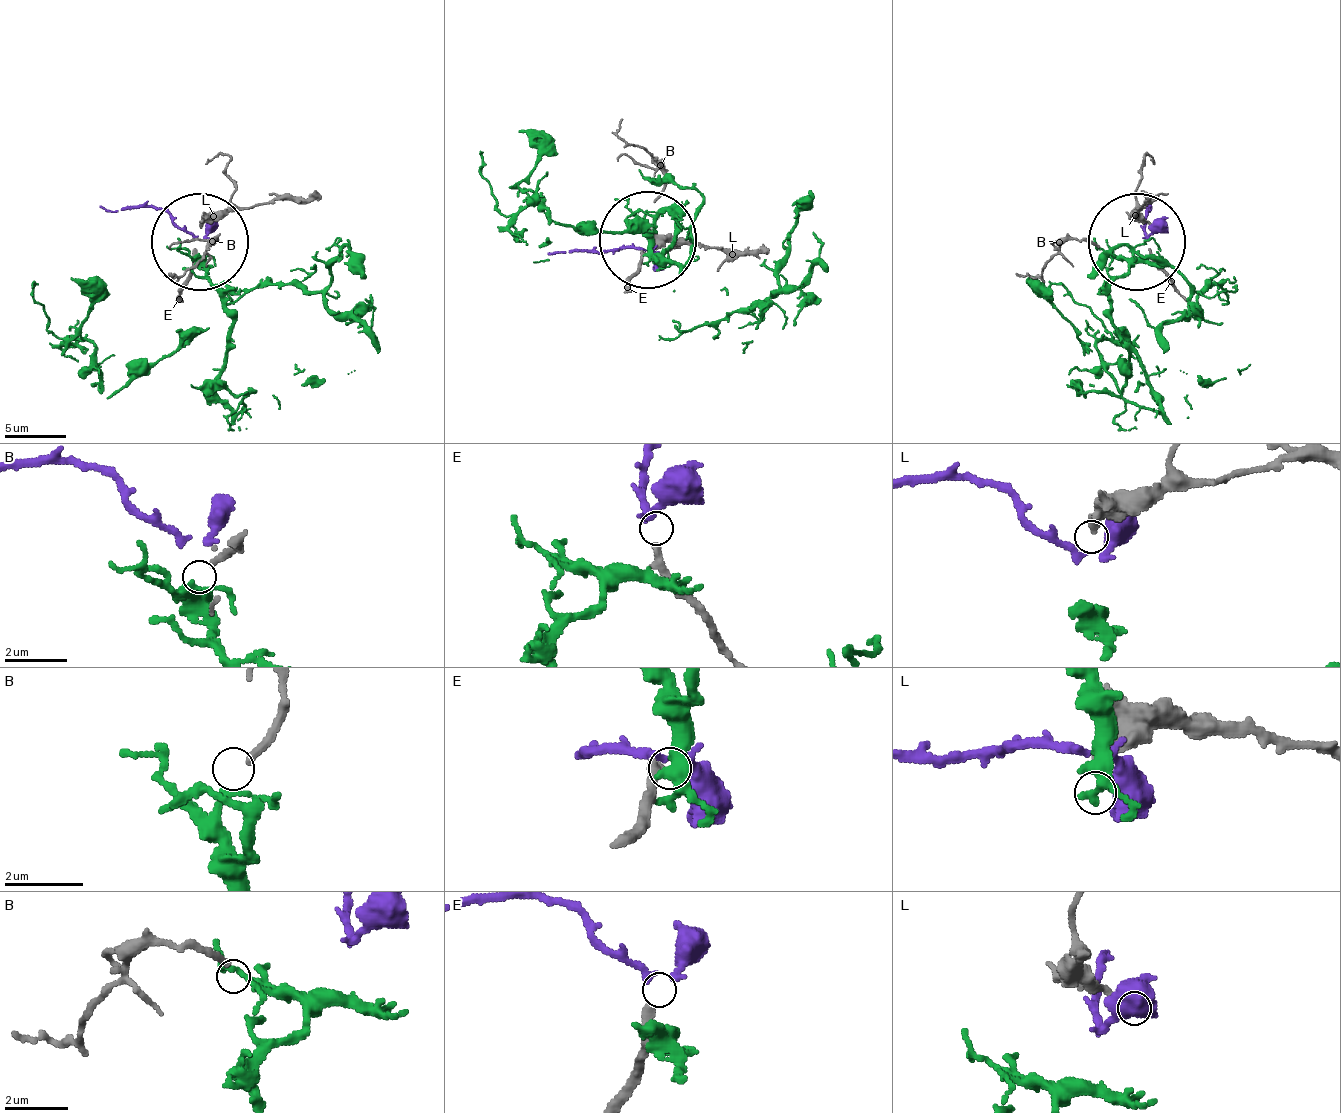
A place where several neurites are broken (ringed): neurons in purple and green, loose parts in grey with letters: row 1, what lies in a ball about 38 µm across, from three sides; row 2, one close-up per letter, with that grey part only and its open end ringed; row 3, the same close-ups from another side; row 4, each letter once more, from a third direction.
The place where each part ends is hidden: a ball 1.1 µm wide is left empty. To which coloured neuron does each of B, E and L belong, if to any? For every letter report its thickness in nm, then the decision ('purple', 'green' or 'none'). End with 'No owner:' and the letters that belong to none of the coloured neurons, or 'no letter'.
B: 200 nm thick; green
E: 280 nm thick; purple
L: 220 nm thick; none
No owner: L

